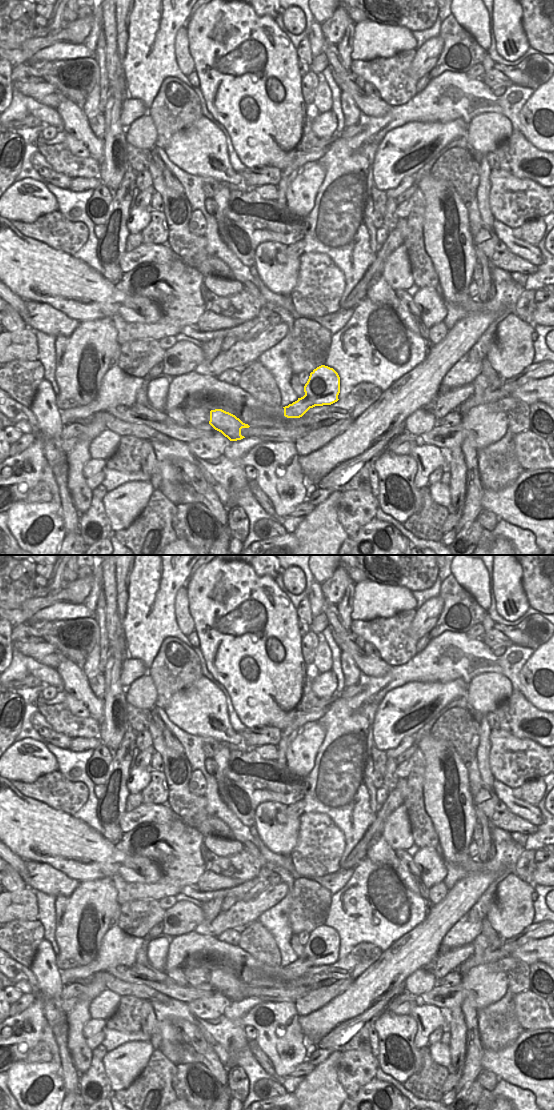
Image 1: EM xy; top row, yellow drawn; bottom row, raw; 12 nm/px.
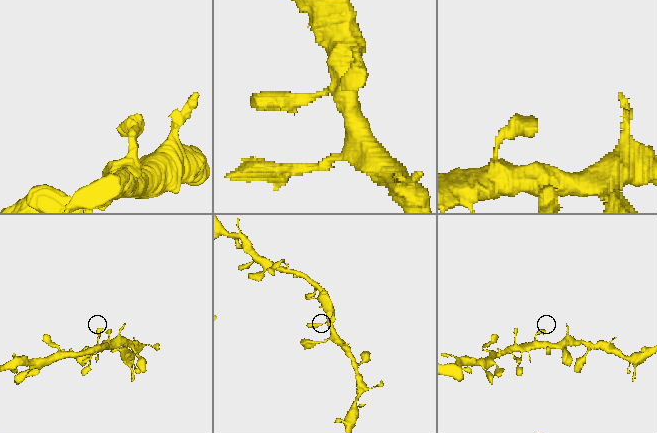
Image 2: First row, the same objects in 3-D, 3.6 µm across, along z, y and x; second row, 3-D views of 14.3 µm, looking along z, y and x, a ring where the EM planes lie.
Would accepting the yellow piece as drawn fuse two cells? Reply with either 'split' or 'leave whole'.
leave whole

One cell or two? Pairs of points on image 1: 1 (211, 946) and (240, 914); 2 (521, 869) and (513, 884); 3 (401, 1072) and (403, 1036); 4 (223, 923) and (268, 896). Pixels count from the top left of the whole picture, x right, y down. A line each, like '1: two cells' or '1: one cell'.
1: two cells
2: two cells
3: one cell
4: one cell

